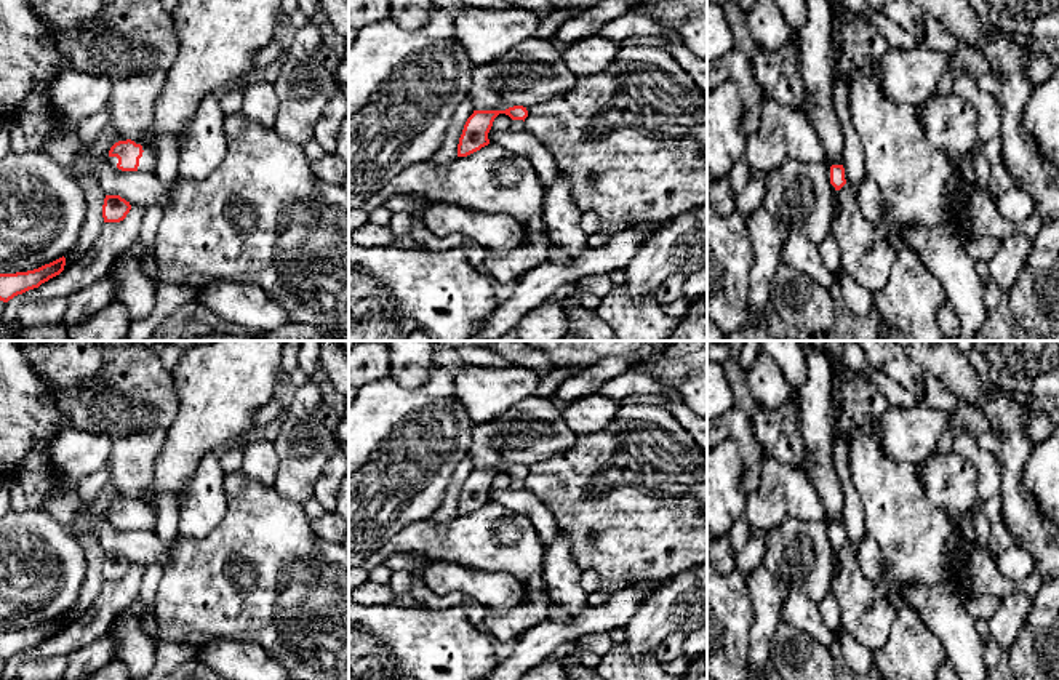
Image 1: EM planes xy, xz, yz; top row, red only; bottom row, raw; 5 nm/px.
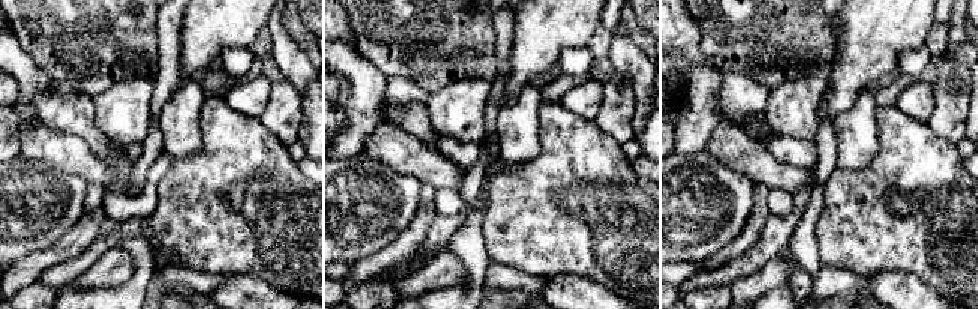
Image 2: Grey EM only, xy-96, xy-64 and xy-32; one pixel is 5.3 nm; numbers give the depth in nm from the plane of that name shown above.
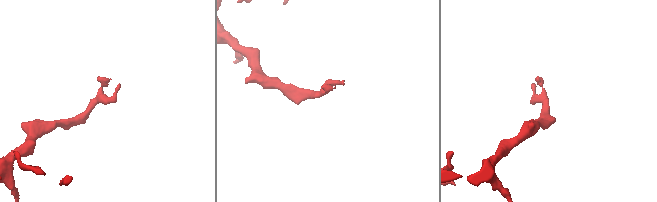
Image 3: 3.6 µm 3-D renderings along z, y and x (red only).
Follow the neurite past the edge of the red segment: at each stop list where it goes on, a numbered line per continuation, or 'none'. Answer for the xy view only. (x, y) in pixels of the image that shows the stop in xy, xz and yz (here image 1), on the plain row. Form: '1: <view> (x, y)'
1: xy (147, 520)

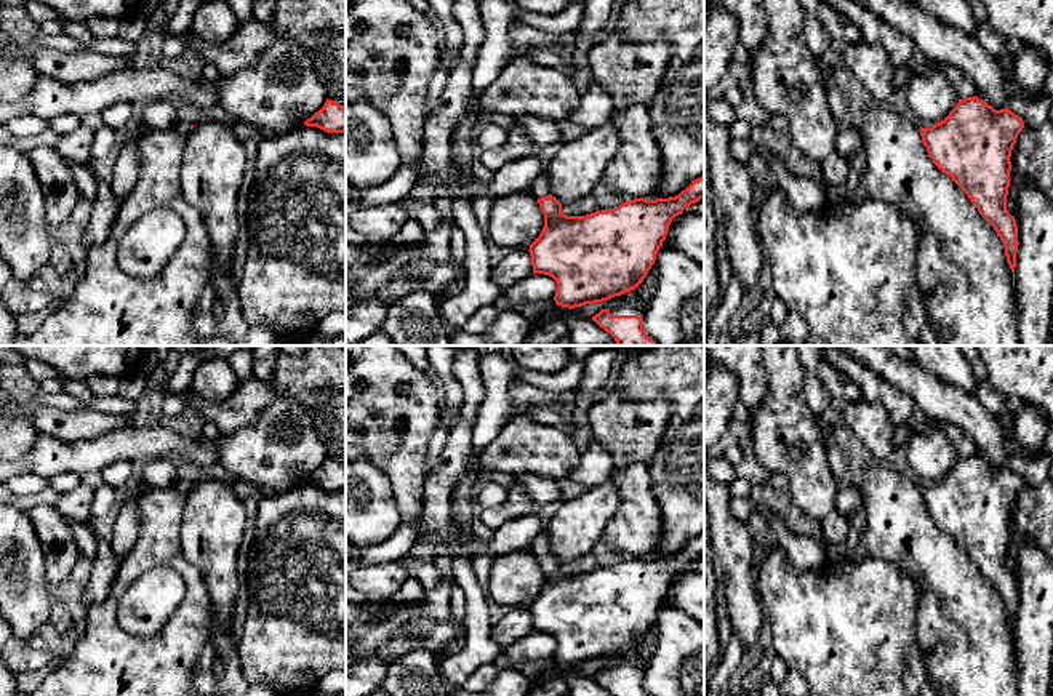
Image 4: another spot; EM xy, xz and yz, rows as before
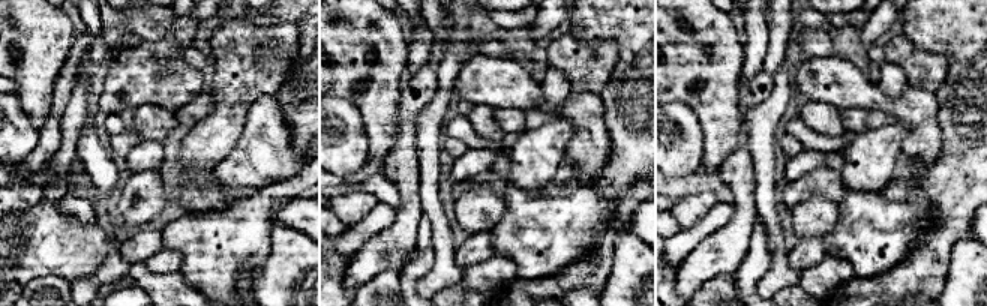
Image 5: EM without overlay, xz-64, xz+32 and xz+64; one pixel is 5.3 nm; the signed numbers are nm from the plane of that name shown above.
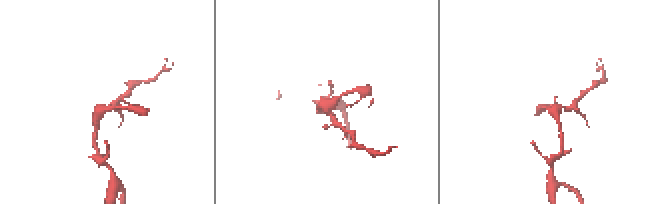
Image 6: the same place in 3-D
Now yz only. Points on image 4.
none

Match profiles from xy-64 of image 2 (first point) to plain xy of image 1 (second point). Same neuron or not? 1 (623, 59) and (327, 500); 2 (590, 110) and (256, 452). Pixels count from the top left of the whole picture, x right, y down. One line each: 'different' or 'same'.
1: same
2: same

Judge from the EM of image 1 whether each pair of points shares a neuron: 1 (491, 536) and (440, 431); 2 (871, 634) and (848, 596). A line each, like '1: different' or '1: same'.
1: different
2: same

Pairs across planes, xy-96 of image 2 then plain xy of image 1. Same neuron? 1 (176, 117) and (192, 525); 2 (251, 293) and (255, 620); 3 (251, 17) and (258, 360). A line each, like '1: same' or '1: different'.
1: same
2: different
3: same

